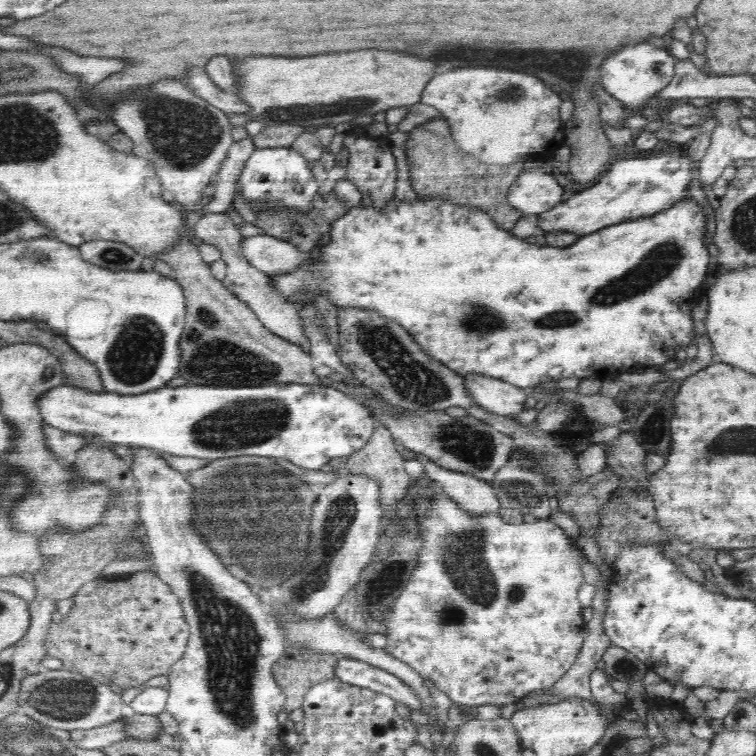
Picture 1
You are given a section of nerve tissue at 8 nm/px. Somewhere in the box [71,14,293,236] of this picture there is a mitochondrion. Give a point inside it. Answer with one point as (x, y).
(183, 134)

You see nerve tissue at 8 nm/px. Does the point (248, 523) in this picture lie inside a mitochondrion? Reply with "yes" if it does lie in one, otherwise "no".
yes

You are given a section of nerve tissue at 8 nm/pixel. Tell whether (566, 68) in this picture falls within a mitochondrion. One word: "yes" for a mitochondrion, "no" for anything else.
yes

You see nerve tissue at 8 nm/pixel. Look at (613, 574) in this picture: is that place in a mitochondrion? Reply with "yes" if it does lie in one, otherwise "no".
no

